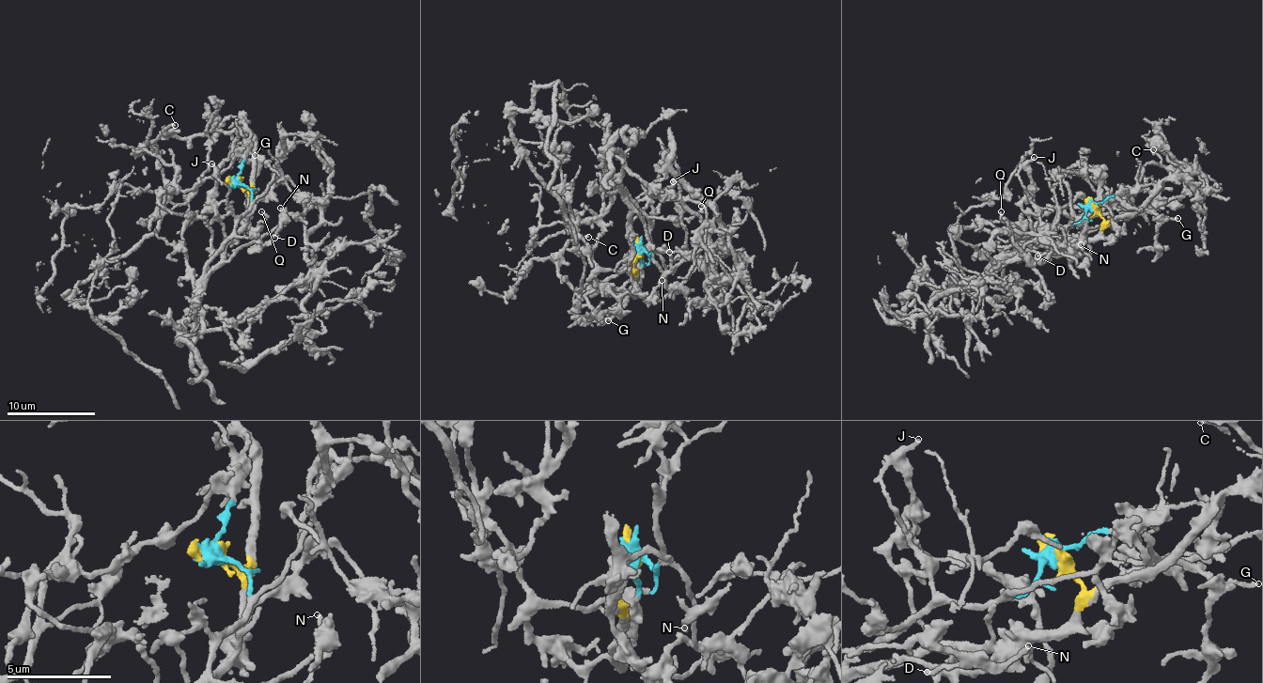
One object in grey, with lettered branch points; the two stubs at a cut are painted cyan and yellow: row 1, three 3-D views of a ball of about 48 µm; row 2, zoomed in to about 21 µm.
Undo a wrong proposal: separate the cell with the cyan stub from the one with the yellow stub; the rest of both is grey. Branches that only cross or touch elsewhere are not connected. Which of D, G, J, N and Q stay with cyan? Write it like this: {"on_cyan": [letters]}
{"on_cyan": ["J", "Q"]}

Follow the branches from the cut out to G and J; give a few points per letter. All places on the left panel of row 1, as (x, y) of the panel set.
G: (235, 181), (252, 186), (252, 161), (250, 162), (257, 158), (254, 154)
J: (235, 181), (247, 187), (252, 199), (237, 218), (227, 203), (228, 187), (214, 175), (210, 162)

